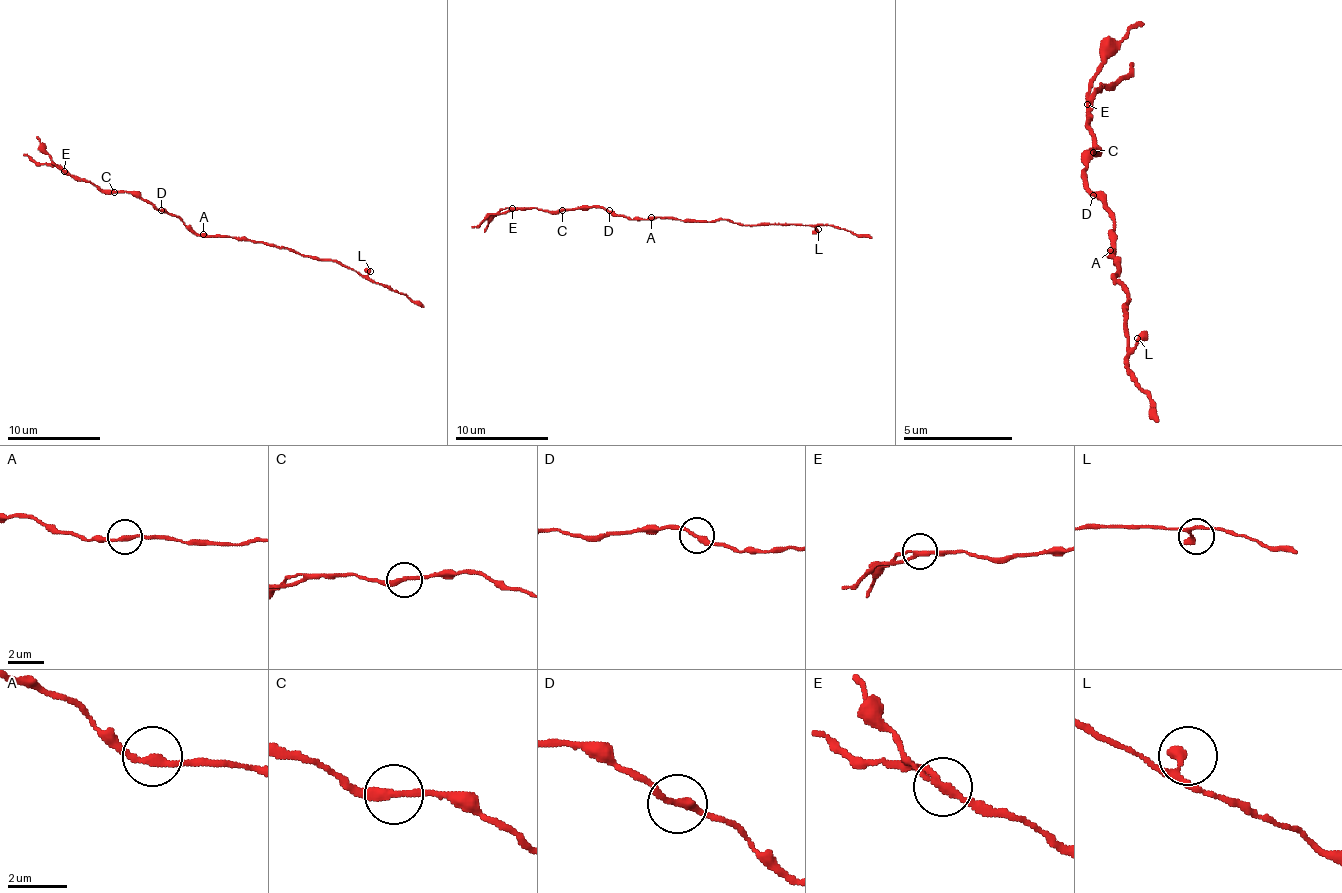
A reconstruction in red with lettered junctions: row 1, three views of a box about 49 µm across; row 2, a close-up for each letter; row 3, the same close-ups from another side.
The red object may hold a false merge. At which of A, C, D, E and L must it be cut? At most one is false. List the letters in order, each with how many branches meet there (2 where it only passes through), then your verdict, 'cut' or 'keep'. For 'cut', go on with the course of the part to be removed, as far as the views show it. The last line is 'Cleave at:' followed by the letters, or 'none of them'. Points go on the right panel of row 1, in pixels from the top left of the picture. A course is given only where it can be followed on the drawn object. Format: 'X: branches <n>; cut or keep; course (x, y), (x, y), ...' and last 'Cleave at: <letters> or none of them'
A: branches 2; keep
C: branches 2; keep
D: branches 2; keep
E: branches 2; cut; course (1088, 102), (1088, 86), (1104, 53), (1143, 20)
L: branches 2; keep
Cleave at: E

